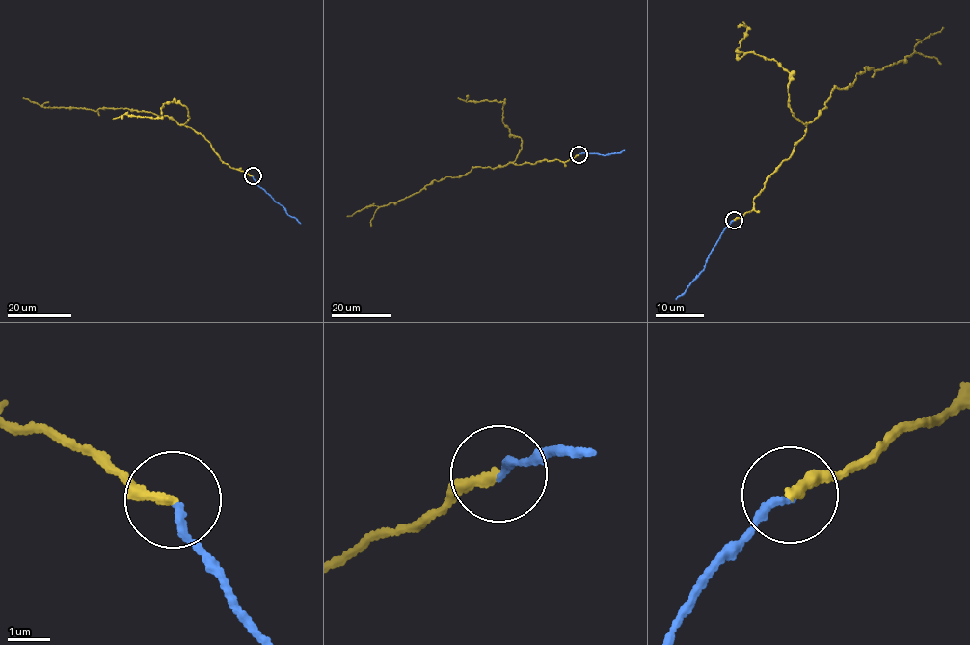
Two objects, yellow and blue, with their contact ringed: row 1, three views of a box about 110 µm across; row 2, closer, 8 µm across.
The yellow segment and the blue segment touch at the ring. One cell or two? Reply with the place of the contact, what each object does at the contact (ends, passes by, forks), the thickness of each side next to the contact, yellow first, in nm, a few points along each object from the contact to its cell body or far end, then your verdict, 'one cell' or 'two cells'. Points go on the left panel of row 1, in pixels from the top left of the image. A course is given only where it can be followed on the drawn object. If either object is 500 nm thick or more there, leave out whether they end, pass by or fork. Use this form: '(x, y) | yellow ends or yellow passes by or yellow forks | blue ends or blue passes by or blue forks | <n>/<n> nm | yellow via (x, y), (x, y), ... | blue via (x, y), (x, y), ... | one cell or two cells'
(253, 175) | yellow ends | blue ends | 240/180 nm | yellow via (253, 176), (223, 163), (201, 134), (166, 116), (120, 108), (96, 111), (42, 107), (23, 97) | blue via (253, 176), (257, 185), (301, 224) | one cell

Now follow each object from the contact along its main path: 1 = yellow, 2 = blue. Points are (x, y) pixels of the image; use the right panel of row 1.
1: (734, 220), (752, 210), (833, 88), (852, 84), (865, 66), (904, 60), (943, 26)
2: (734, 220), (714, 246), (701, 273), (675, 299)

